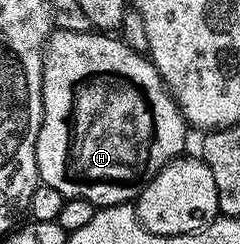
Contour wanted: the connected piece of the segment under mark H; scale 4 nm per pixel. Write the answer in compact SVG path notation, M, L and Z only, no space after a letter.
M57 30L50 35L45 46L41 70L41 129L37 139L37 175L40 183L55 186L55 190L59 190L59 194L63 194L68 199L86 200L97 208L110 208L116 204L136 201L145 184L151 182L151 178L155 178L155 174L163 170L165 164L170 164L186 151L185 128L187 129L187 121L185 115L181 113L180 104L173 99L173 93L165 87L165 81L161 79L148 55L136 52L134 48L125 44L124 39L116 35L102 34L97 30L92 32Z

